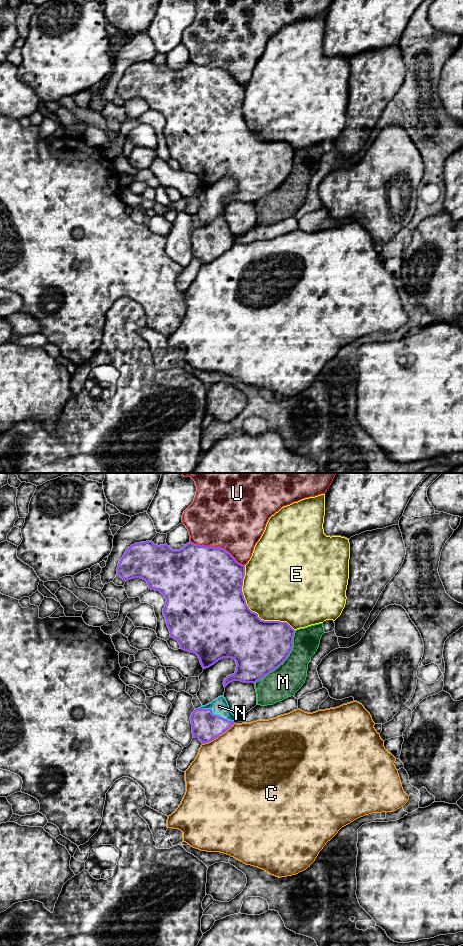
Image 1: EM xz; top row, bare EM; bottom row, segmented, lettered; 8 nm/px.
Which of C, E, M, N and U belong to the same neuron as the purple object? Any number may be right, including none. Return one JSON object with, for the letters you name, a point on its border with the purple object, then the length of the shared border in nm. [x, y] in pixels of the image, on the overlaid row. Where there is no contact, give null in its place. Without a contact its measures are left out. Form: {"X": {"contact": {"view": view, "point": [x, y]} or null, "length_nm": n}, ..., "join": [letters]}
{"N": {"contact": {"view": "xz", "point": [216, 715]}, "length_nm": 300}, "join": ["N"]}

